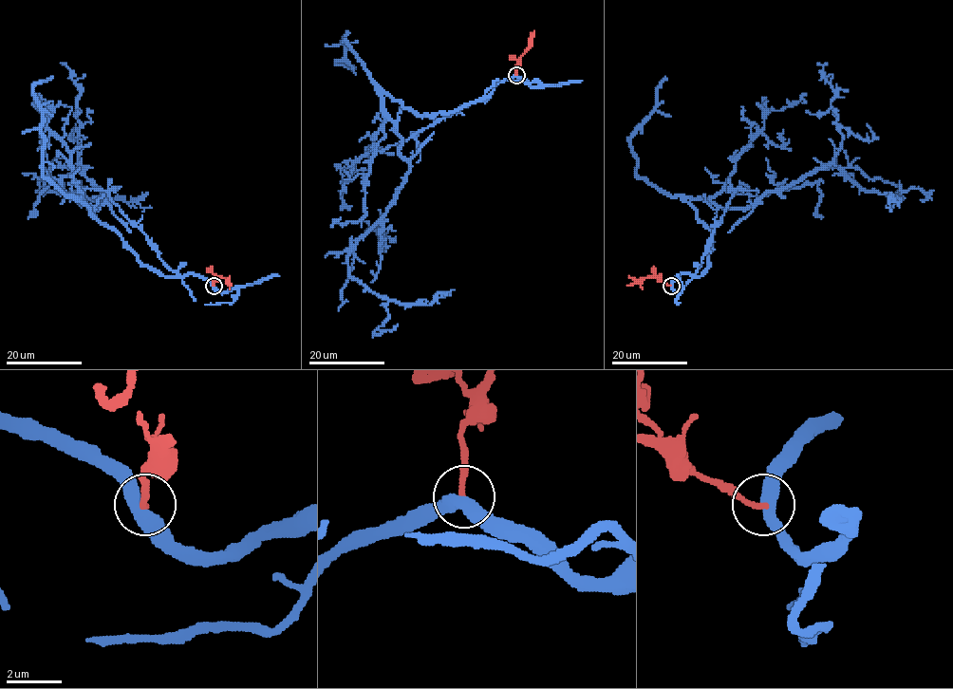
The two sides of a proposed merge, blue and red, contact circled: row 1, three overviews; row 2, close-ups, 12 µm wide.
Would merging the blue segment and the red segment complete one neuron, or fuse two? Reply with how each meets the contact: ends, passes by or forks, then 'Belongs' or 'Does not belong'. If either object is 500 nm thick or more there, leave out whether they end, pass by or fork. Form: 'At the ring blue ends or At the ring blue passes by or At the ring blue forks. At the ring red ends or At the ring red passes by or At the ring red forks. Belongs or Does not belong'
At the ring blue passes by. At the ring red ends. Does not belong

